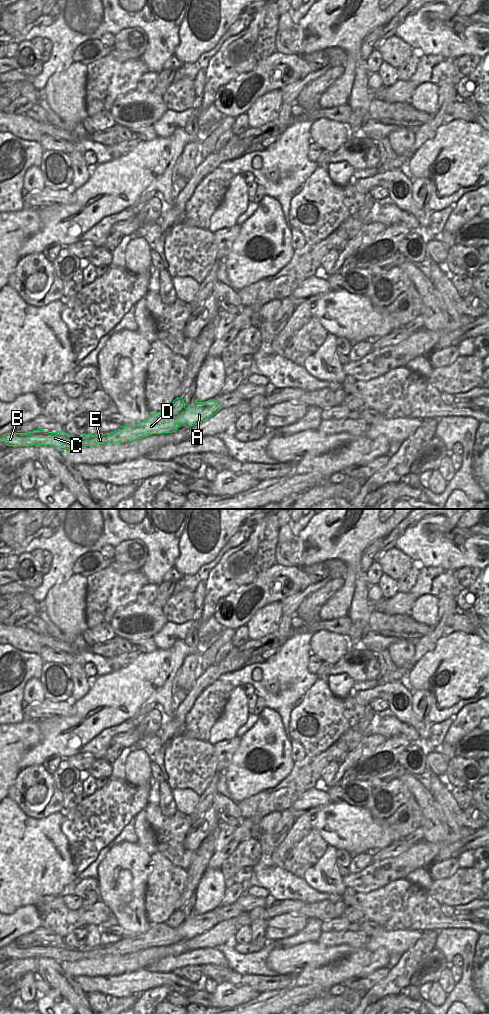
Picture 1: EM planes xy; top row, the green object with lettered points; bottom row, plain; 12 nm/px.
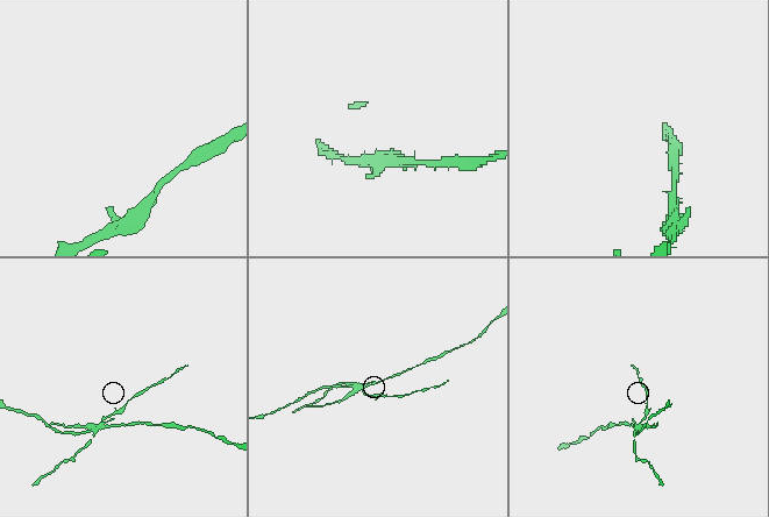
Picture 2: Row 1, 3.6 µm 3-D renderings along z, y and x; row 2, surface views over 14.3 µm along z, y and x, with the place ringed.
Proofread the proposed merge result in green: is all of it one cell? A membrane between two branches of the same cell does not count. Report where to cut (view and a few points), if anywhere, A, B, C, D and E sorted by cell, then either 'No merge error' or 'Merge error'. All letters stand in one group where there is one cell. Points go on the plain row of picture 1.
Split along xy (184, 919), (174, 929), (176, 933). Groups: A / B C D E. Merge error.

